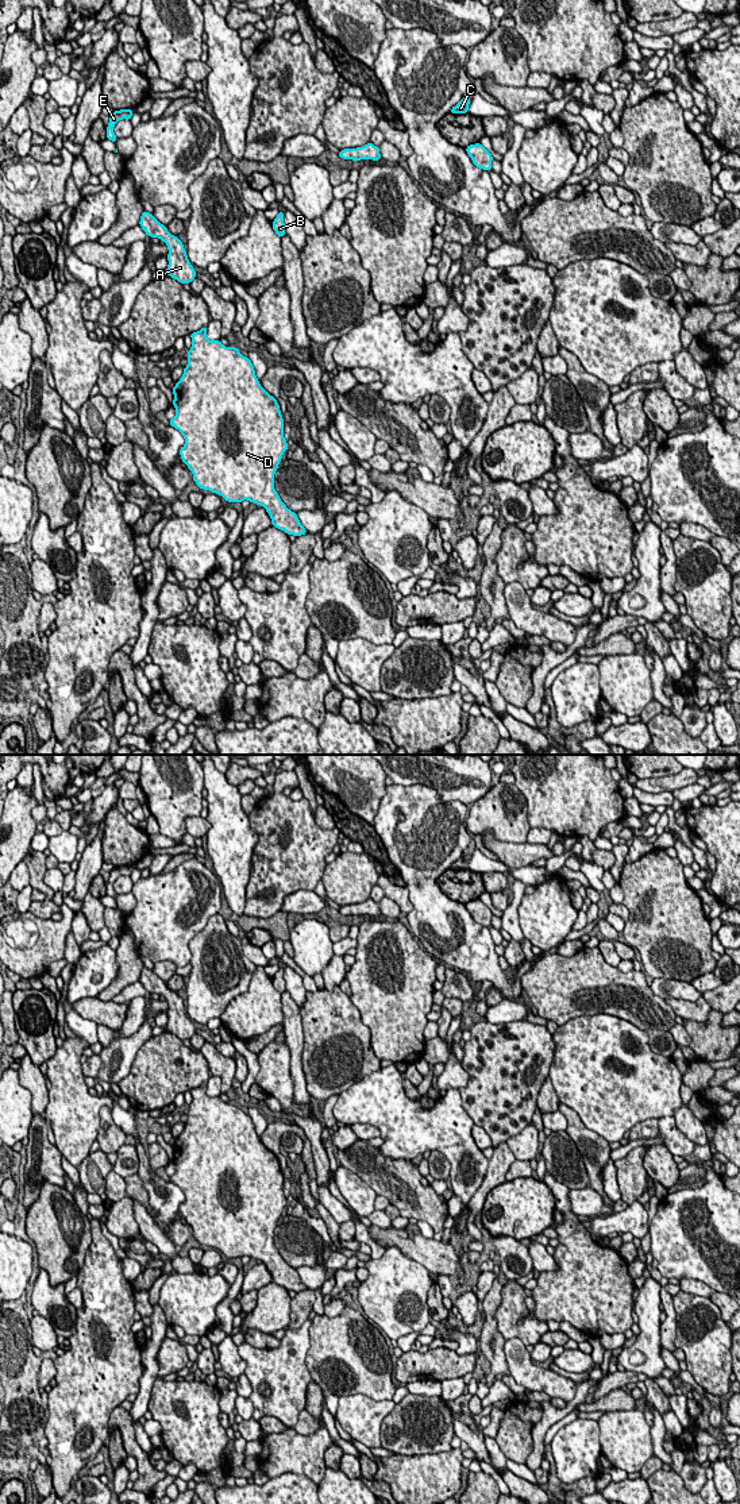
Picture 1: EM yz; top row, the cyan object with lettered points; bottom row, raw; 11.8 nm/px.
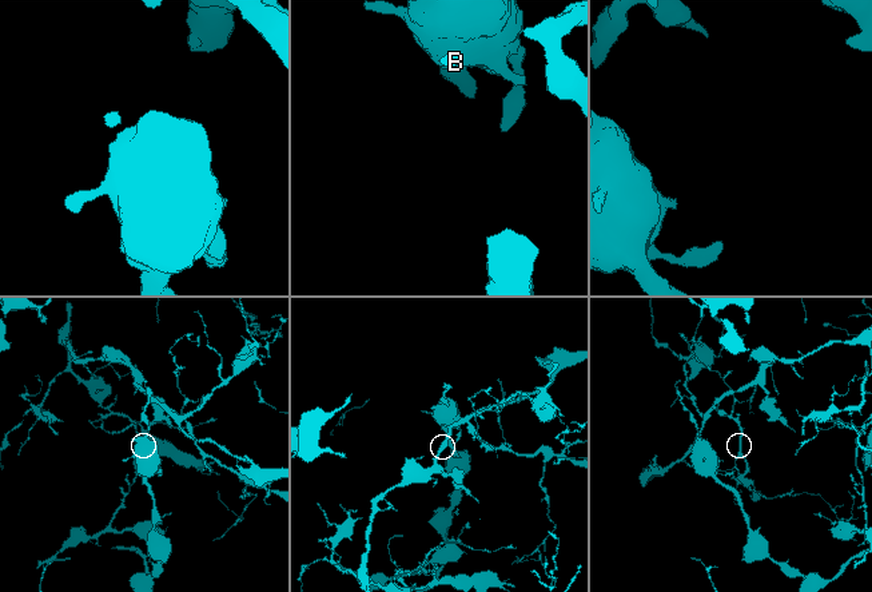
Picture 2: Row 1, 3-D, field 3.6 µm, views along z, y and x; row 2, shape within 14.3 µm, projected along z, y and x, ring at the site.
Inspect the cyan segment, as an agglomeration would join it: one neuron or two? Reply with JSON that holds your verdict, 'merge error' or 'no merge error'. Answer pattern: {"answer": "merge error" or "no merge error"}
{"answer": "no merge error"}

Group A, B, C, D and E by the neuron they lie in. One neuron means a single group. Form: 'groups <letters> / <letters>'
groups A B C D E

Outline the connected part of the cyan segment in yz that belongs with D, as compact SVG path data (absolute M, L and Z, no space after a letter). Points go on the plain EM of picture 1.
M207 1083L190 1090L188 1121L173 1144L176 1172L169 1177L185 1195L182 1218L203 1246L220 1250L227 1258L248 1256L266 1265L271 1280L296 1293L308 1289L297 1269L286 1264L274 1245L274 1230L289 1200L277 1156L259 1139L251 1117L238 1104L207 1095Z

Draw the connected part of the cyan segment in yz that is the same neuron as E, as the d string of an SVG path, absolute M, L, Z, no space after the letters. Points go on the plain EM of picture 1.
M120 865L120 867L115 867L111 872L109 872L109 879L107 883L107 895L112 896L113 899L116 898L116 891L113 890L113 882L122 876L130 876L132 872L132 865Z

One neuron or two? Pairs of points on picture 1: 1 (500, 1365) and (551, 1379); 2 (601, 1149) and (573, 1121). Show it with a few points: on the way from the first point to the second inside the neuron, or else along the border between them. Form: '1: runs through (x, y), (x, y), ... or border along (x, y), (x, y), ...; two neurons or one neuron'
1: border along (505, 1341), (503, 1352), (511, 1375); two neurons
2: runs through (593, 1145), (577, 1129); one neuron

